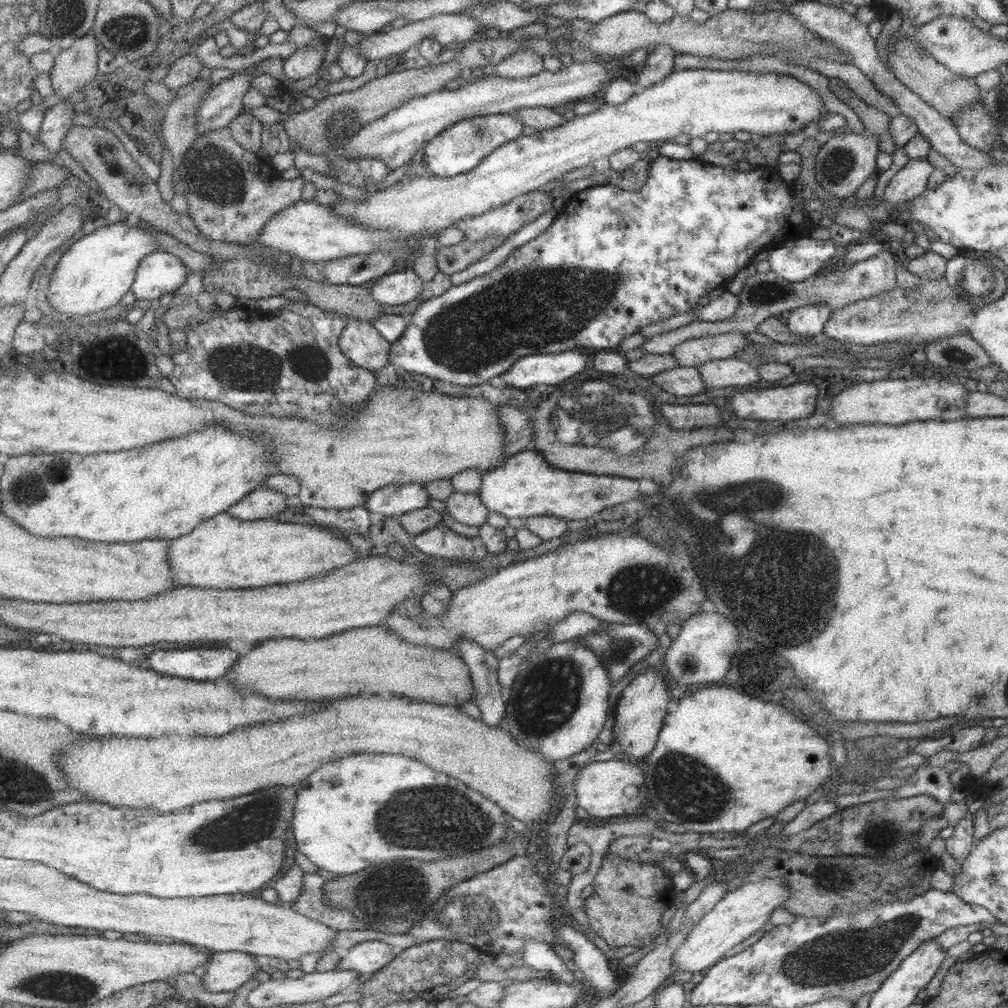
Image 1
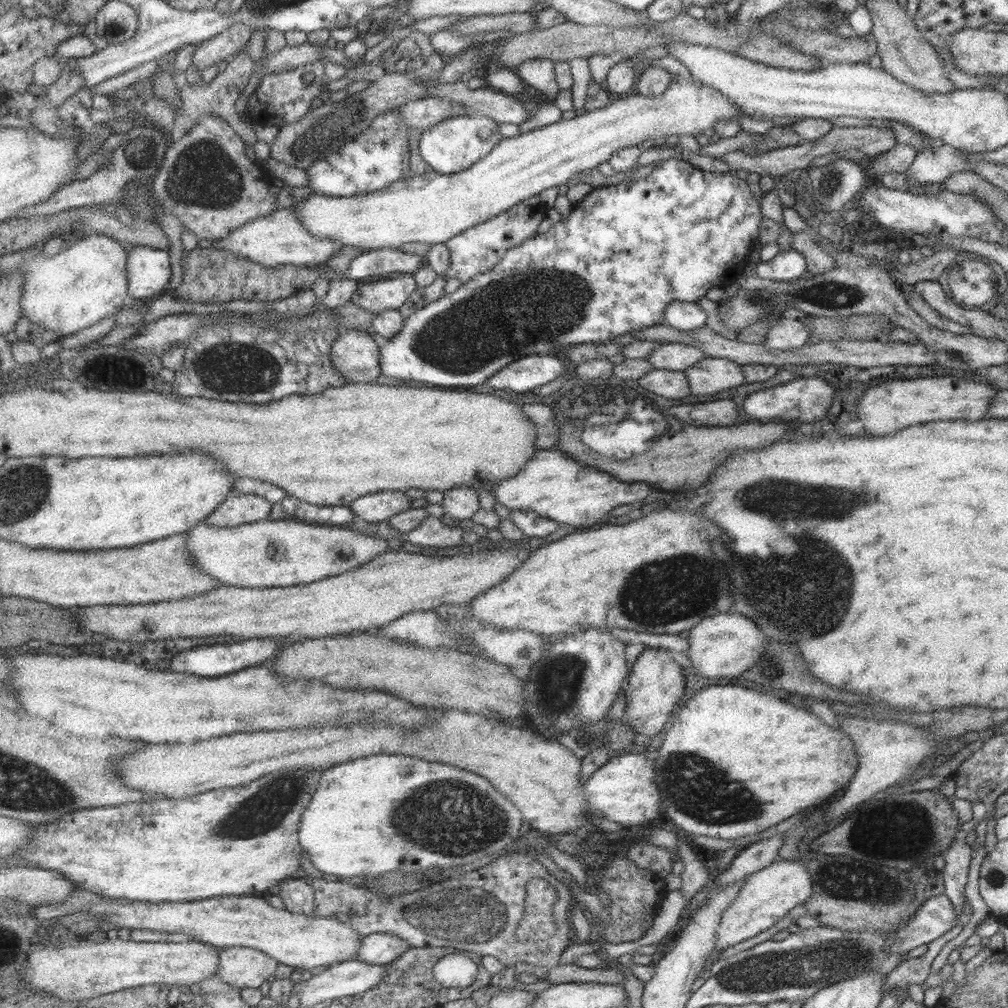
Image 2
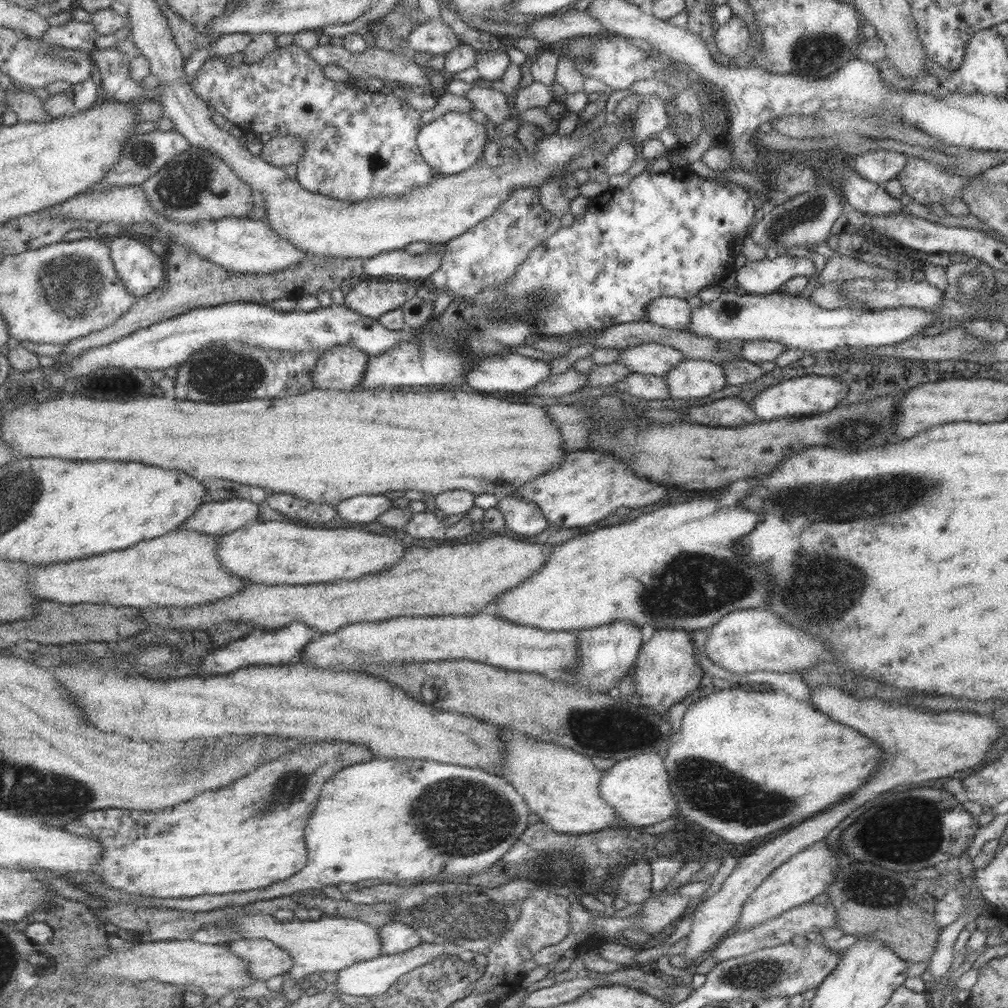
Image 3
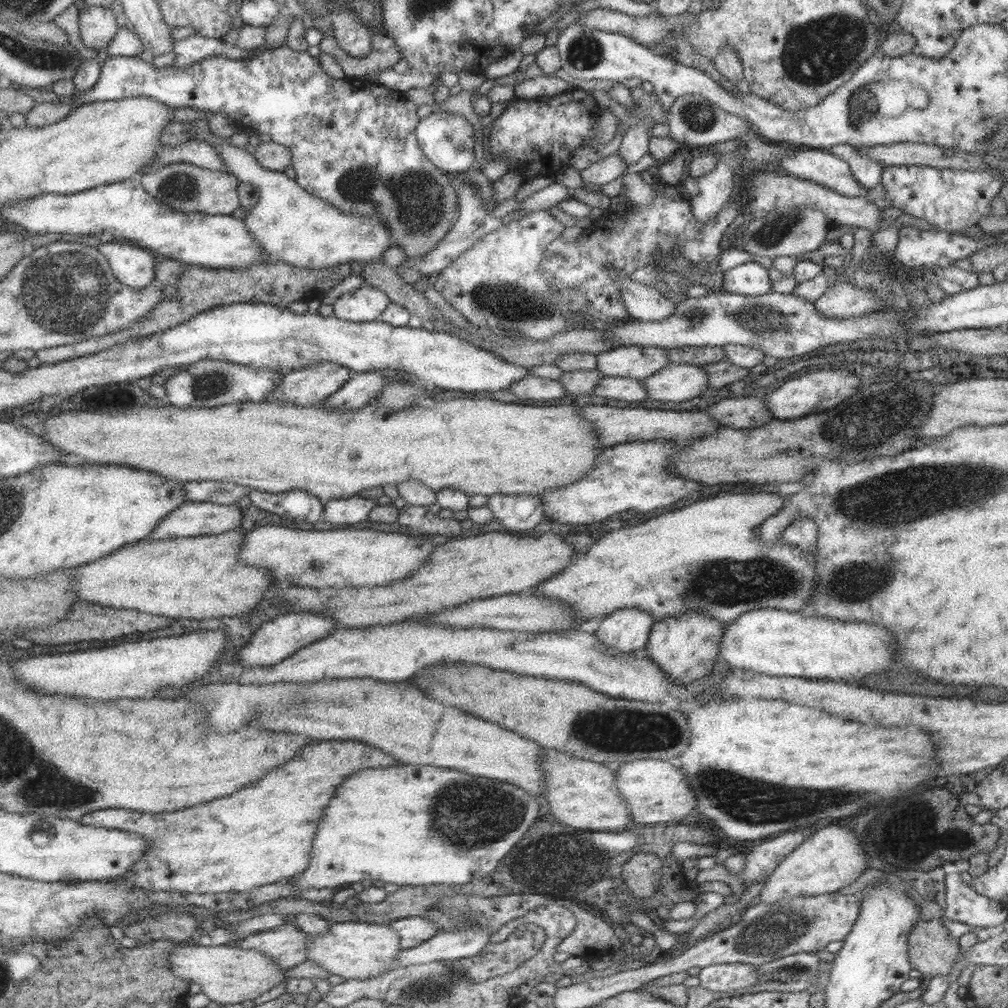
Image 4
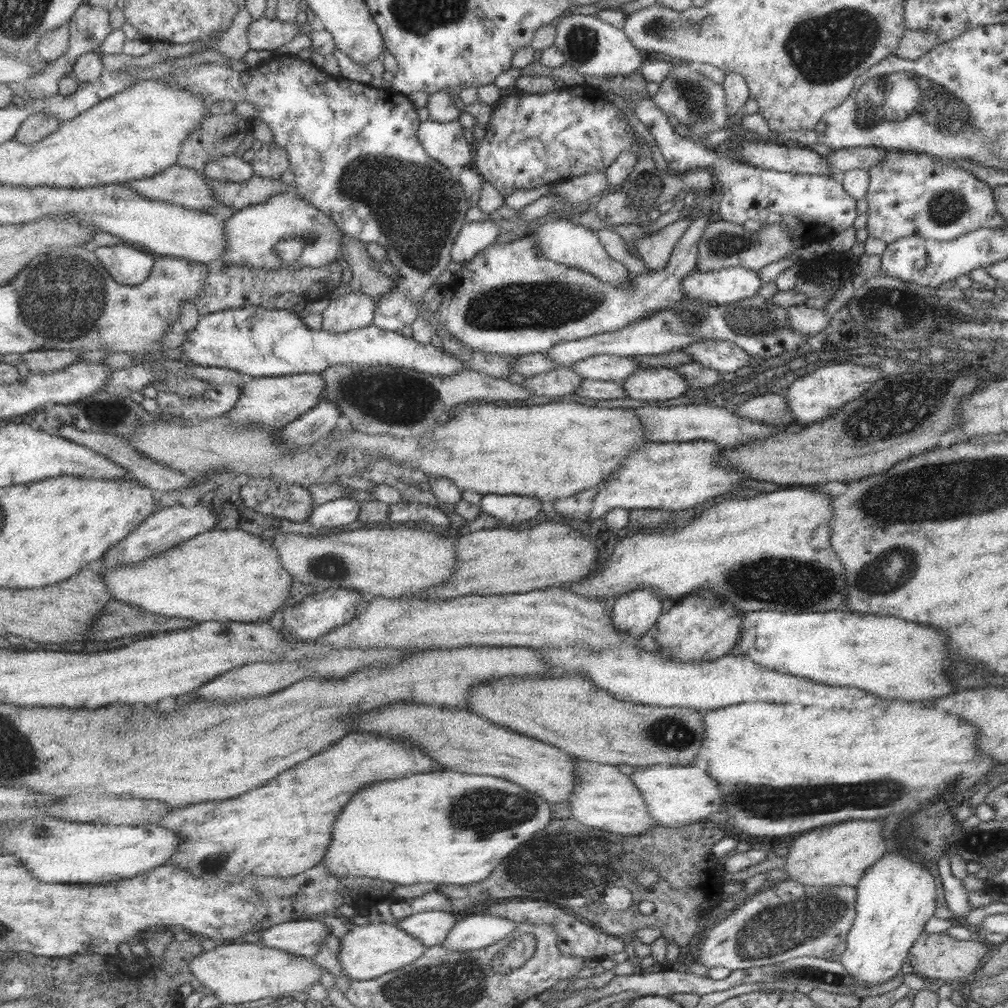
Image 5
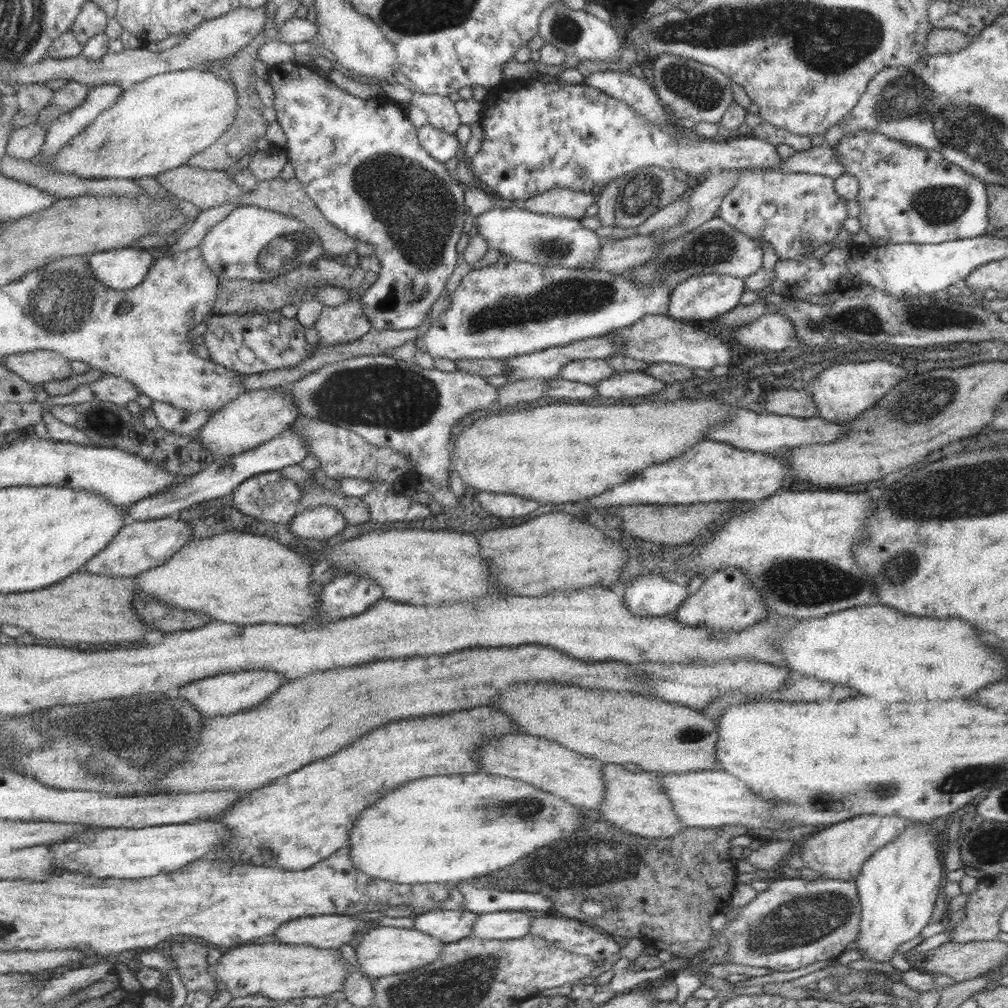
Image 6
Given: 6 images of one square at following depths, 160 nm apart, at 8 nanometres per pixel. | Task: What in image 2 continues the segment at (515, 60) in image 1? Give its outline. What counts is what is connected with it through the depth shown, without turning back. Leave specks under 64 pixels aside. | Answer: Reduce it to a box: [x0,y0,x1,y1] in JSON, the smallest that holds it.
[513,58,558,99]

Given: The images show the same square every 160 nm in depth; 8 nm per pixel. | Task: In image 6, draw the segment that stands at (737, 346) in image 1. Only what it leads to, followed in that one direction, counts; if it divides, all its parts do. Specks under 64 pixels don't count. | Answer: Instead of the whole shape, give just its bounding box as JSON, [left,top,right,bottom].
[558,359,613,385]

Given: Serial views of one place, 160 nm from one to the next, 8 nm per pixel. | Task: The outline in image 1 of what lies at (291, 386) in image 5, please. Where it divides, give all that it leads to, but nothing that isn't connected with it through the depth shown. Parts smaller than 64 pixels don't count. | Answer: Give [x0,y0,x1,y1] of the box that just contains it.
[340,318,392,371]

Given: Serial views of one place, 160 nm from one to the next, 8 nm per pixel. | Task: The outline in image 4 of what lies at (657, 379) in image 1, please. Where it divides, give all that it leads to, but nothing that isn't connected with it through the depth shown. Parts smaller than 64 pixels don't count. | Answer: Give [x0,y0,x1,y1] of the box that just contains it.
[592,376,648,402]

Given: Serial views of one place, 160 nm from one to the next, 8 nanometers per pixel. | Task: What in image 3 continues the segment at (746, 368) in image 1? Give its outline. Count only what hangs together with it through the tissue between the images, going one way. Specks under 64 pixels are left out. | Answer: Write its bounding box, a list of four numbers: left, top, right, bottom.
[664,359,727,398]

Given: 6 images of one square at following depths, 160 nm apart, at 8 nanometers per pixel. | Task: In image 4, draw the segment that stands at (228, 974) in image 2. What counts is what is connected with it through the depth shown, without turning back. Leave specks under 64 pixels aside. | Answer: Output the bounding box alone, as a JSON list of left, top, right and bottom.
[240,922,309,970]

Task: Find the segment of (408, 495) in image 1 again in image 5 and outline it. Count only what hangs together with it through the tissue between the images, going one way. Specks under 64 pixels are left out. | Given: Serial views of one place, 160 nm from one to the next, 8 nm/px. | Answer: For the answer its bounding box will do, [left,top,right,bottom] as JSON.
[307,497,361,528]

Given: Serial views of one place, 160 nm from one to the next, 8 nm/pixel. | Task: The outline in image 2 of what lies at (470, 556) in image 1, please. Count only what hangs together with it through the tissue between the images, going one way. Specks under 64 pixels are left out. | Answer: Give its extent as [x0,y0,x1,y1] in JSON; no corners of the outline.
[407,516,479,548]

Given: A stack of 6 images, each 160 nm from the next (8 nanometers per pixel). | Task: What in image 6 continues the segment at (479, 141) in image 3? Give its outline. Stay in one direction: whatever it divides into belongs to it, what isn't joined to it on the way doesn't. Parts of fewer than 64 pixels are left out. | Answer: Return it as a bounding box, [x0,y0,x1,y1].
[416,123,461,163]

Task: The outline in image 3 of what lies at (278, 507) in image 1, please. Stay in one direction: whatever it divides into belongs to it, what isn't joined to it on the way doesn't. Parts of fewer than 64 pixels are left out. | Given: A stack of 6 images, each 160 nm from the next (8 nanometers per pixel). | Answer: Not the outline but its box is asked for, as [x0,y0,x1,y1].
[180,498,259,537]

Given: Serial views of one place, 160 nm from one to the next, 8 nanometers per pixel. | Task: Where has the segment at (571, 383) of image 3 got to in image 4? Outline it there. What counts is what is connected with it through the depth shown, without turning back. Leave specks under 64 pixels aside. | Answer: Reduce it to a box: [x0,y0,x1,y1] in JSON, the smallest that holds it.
[506,375,565,400]

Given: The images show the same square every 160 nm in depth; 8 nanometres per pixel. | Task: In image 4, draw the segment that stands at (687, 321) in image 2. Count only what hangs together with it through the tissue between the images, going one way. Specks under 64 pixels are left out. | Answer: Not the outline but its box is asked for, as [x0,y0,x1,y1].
[610,271,676,321]

